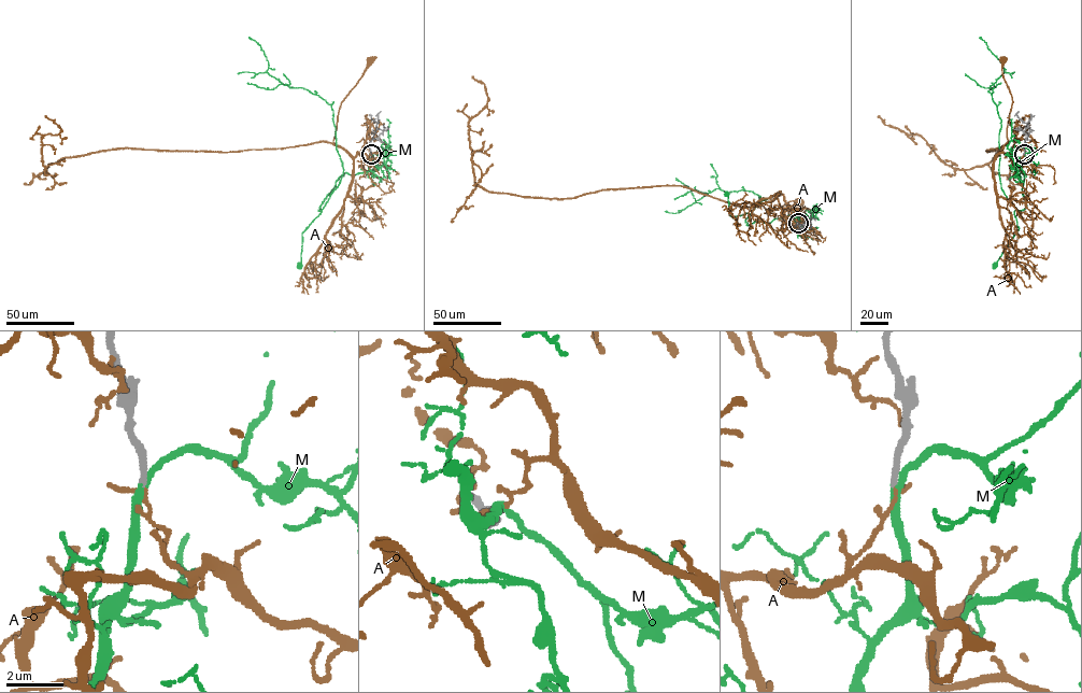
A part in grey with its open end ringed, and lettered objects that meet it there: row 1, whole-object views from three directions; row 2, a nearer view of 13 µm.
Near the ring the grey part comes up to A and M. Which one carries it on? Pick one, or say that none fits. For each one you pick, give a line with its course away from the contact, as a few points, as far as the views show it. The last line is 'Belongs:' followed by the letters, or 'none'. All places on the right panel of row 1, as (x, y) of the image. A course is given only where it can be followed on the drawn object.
M: it runs (1024, 154), (1016, 173), (1023, 174), (1022, 191), (1026, 207), (1014, 211), (1018, 231), (995, 265)
Belongs: M

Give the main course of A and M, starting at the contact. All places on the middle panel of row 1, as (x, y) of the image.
A: (798, 223), (800, 217), (781, 194), (759, 207), (772, 211), (788, 201), (798, 201)
M: (798, 223), (797, 217), (784, 215), (770, 222), (758, 221), (746, 225), (749, 213), (729, 214), (725, 194)

